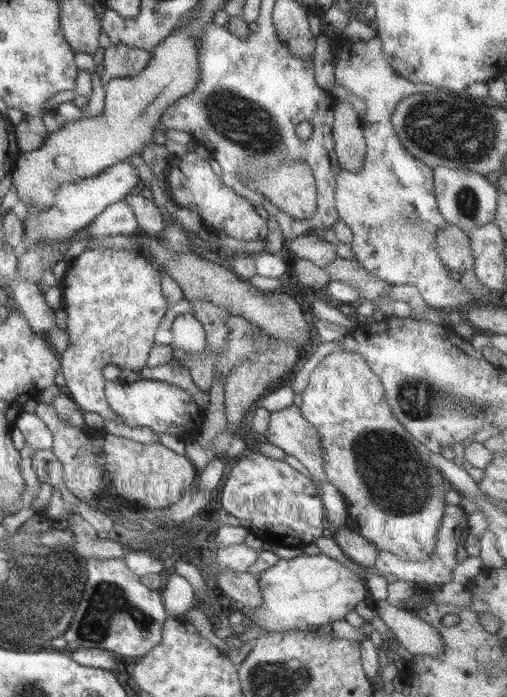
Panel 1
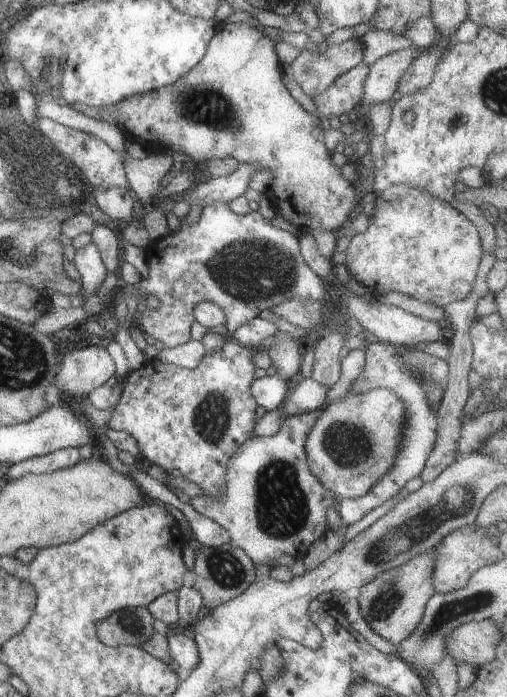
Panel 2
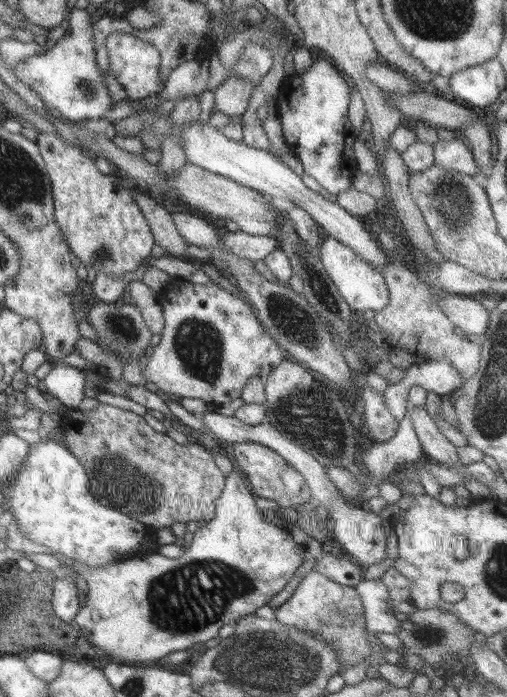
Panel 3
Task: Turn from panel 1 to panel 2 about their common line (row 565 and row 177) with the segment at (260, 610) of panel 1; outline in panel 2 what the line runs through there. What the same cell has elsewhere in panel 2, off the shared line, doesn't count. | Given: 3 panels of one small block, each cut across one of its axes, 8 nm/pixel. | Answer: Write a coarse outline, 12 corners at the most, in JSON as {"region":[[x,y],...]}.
{"region":[[226,23],[174,84],[90,118],[148,153],[270,171],[278,215],[335,233],[363,193],[275,42]]}

